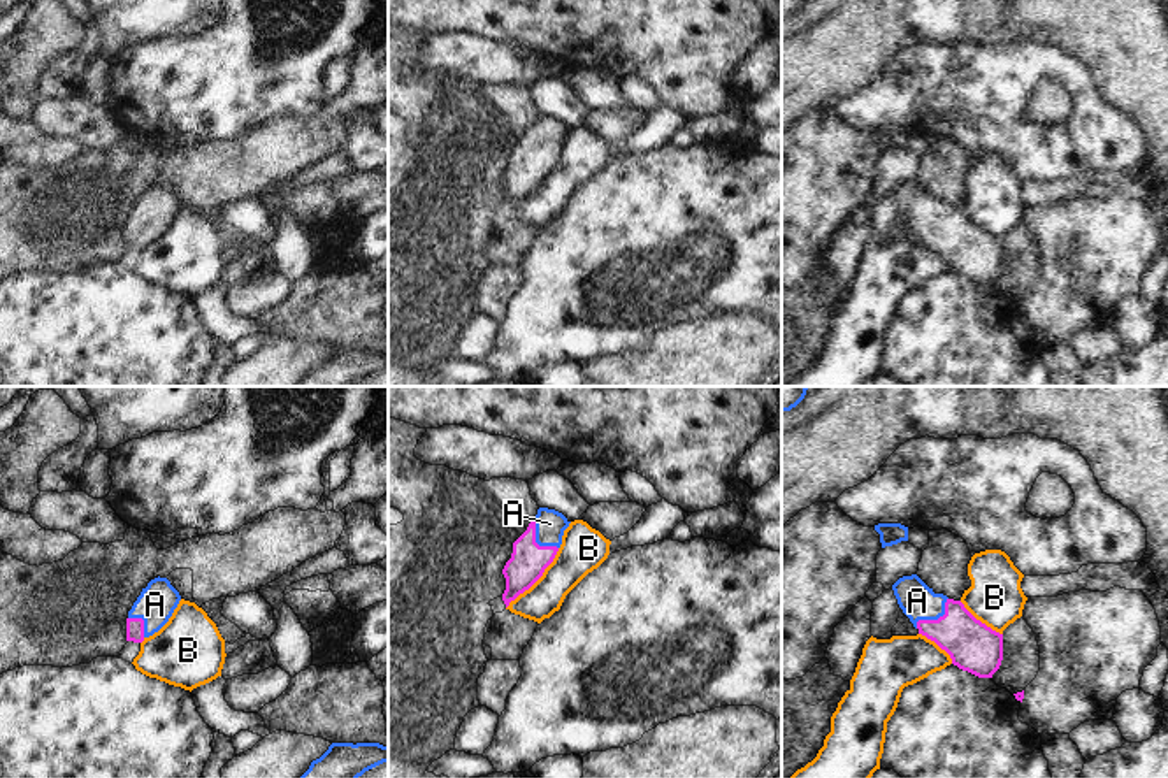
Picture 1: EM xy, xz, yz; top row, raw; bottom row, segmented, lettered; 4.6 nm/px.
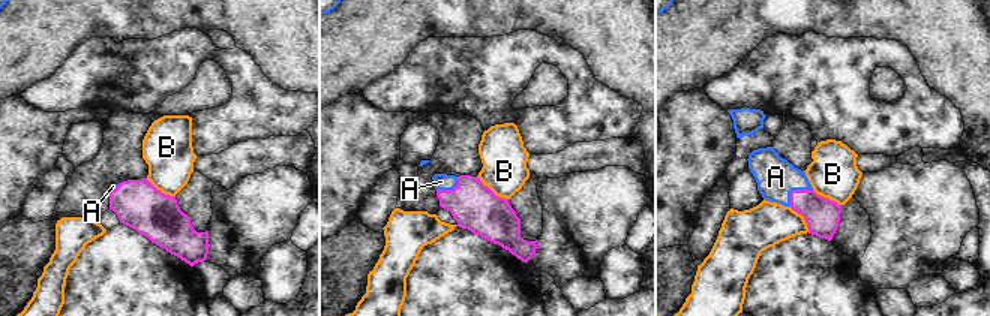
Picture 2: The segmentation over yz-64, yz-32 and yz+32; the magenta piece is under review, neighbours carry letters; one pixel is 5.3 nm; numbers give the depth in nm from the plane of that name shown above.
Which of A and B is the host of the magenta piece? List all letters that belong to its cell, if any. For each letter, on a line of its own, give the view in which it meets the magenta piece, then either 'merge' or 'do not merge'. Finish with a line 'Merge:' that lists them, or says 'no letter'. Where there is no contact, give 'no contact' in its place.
A: yz | merge
B: xz | do not merge
Merge: A

